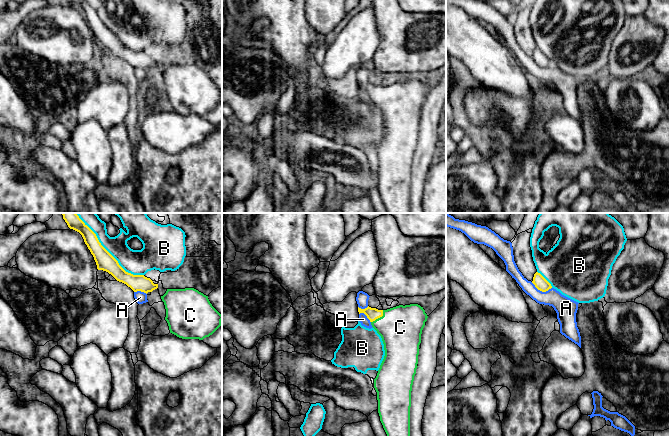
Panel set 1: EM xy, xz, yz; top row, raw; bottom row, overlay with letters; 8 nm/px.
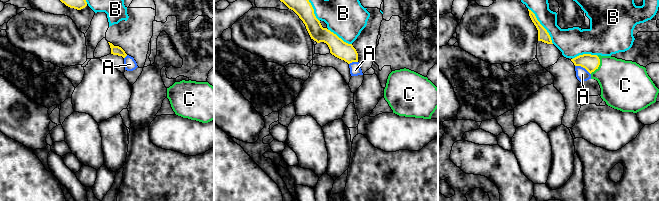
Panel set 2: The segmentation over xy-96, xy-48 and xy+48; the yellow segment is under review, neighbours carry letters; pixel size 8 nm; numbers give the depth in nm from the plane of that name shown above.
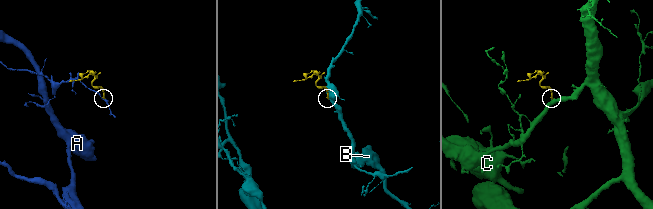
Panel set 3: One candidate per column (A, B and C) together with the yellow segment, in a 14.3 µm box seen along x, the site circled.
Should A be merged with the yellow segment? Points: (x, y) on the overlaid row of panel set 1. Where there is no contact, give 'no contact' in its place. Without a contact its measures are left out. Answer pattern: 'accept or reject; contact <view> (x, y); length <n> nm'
reject; contact yz (541, 290); length 180 nm

